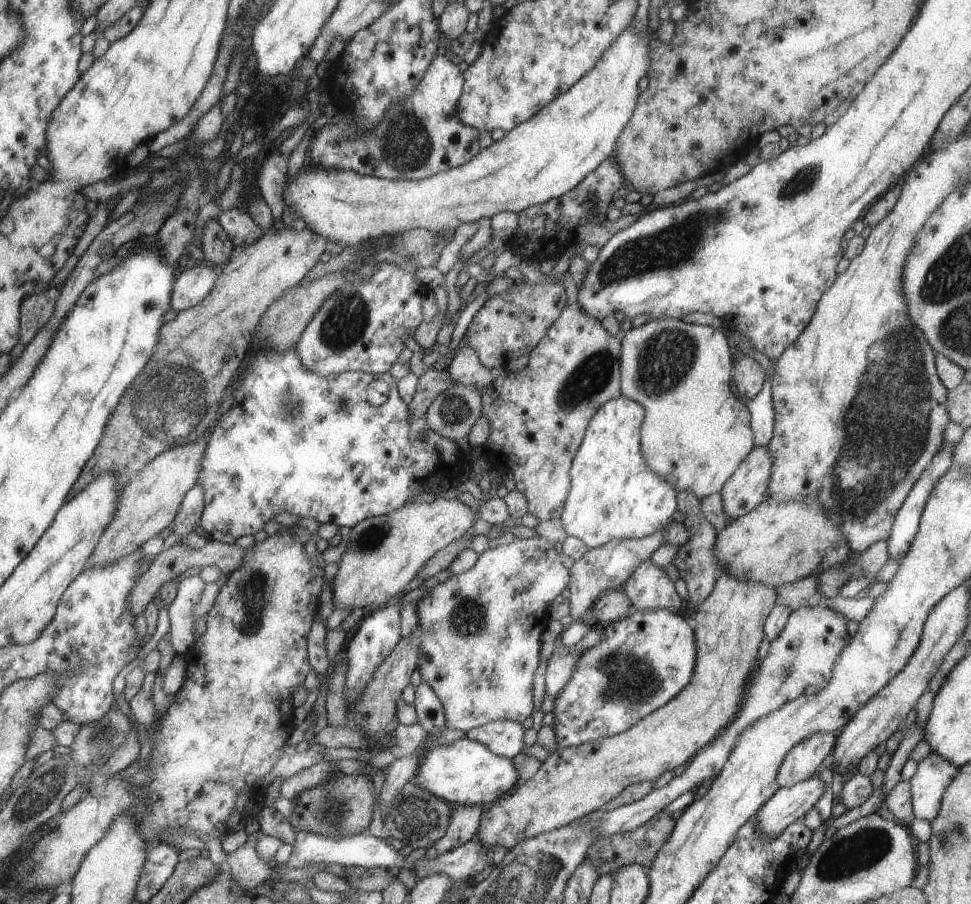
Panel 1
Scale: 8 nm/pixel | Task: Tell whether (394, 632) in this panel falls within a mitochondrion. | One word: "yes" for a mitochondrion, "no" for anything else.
no

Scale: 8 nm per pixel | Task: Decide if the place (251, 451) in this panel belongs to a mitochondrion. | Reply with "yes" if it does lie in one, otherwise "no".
no

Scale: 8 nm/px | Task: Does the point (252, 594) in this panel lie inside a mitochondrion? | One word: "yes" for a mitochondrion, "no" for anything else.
yes

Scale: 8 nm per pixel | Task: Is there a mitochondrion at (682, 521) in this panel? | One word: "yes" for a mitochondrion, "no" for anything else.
no

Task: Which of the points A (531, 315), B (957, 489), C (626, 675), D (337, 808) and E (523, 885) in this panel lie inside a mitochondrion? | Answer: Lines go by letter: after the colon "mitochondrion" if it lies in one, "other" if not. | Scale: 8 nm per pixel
A: other
B: other
C: mitochondrion
D: mitochondrion
E: mitochondrion

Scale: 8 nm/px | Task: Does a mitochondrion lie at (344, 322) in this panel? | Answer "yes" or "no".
yes

